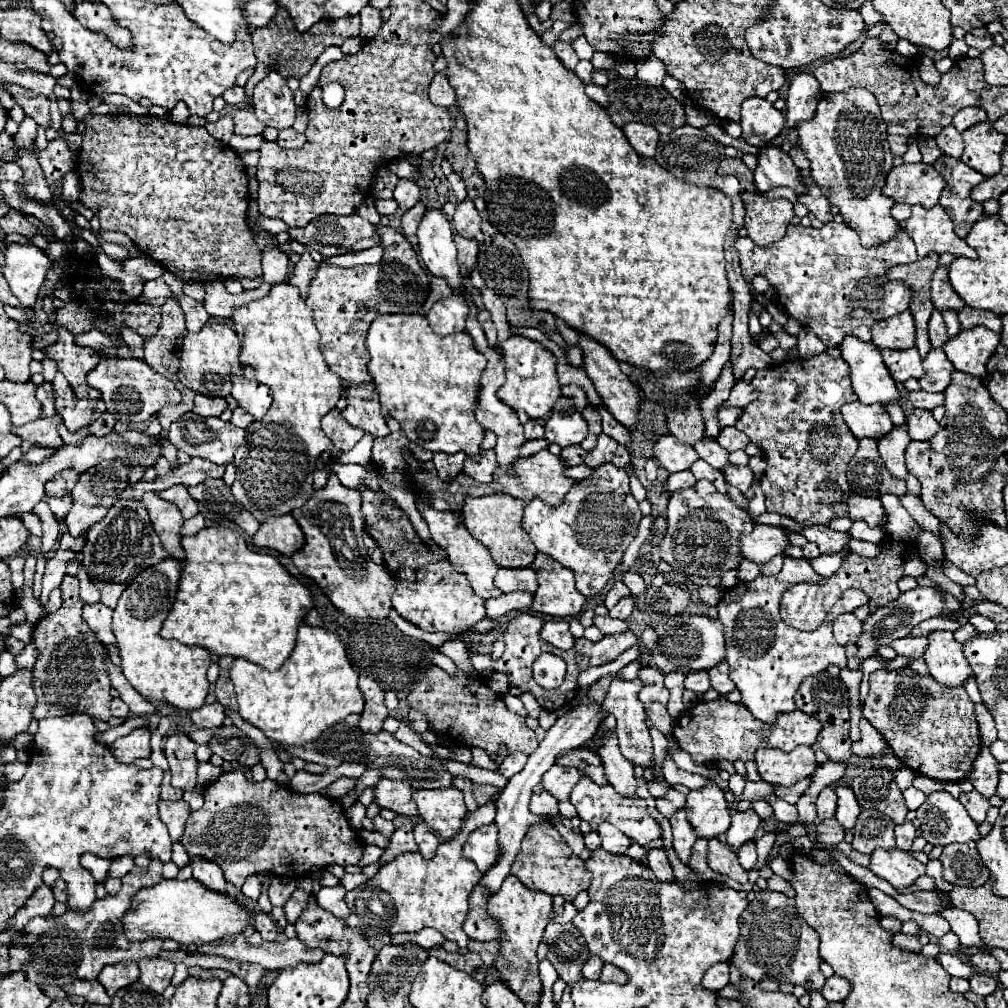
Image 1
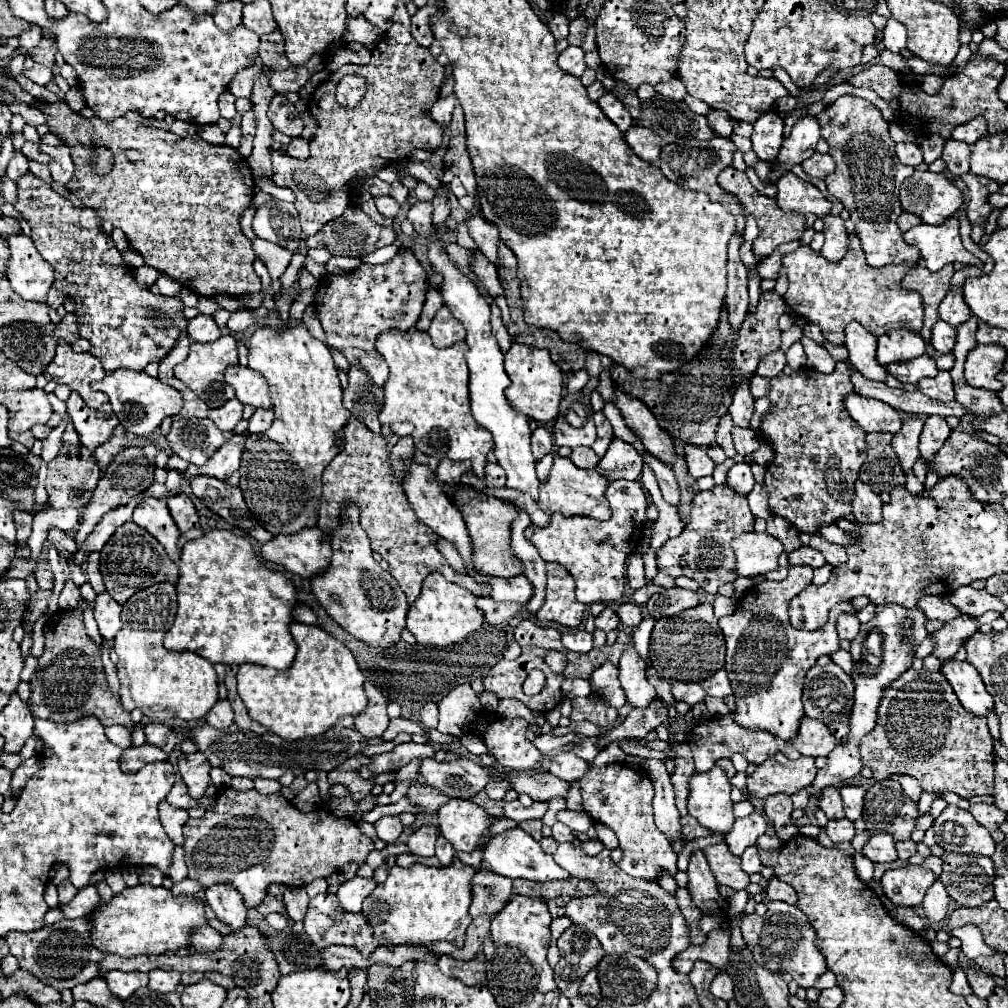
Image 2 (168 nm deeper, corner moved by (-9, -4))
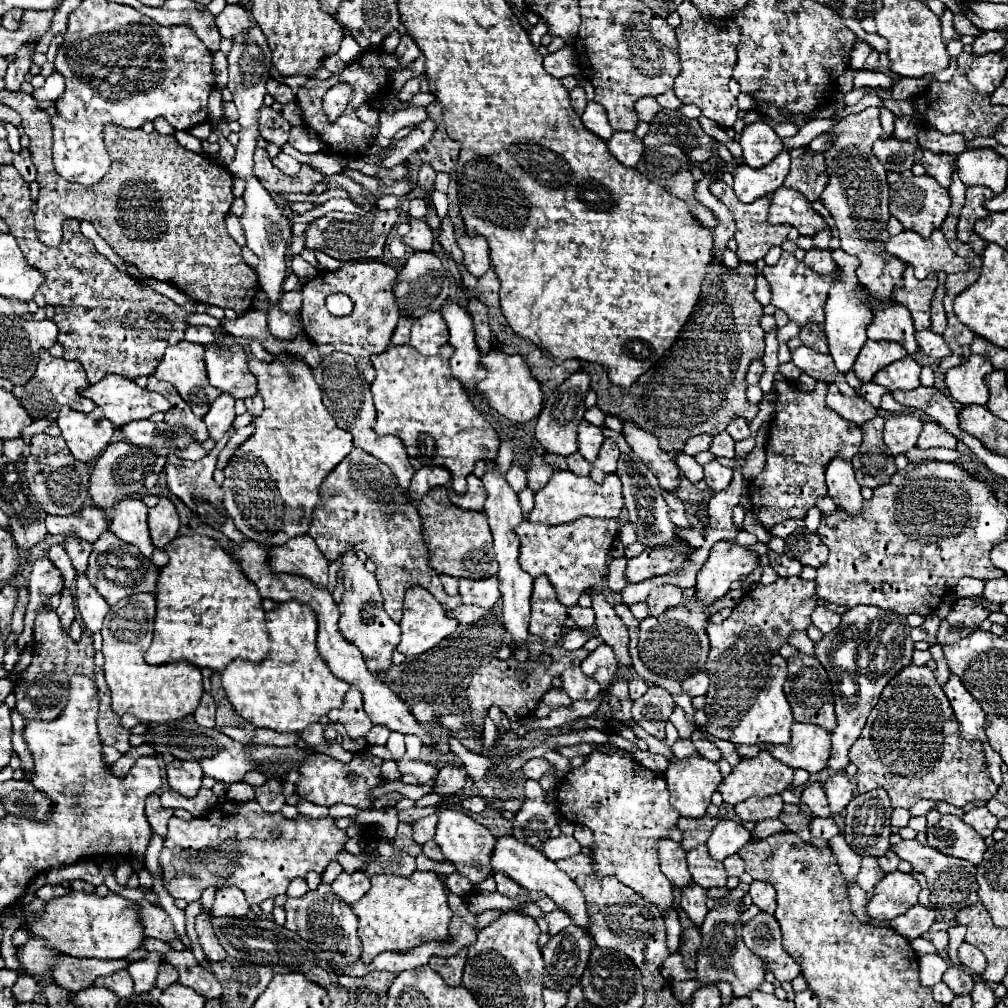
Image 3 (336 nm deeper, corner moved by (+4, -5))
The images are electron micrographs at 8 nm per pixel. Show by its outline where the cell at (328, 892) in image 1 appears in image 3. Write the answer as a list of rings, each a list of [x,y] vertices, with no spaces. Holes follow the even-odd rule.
[[[342,872],[334,882],[332,882],[334,894],[338,894],[346,904],[354,904],[360,900],[368,890],[370,890],[370,878],[364,872],[354,872],[346,874]]]

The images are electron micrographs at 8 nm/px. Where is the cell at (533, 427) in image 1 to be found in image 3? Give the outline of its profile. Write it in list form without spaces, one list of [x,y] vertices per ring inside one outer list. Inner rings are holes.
[[[514,464],[514,466],[508,470],[506,478],[508,478],[508,484],[512,486],[514,492],[522,492],[522,490],[526,488],[526,472],[524,472],[522,466],[516,466],[516,464]]]

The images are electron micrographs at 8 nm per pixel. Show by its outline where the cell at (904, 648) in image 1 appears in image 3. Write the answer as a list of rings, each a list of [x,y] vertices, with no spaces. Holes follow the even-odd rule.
[[[958,598],[950,614],[940,624],[938,644],[958,642],[960,638],[978,630],[980,622],[986,620],[988,616],[990,616],[990,610],[984,604],[974,602],[972,598]]]

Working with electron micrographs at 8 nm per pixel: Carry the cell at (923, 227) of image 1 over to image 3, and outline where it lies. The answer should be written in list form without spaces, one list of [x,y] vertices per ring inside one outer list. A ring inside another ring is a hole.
[[[904,230],[886,242],[886,252],[910,264],[918,280],[924,280],[932,272],[956,274],[968,270],[968,262],[952,252],[940,230],[932,232],[930,238]]]

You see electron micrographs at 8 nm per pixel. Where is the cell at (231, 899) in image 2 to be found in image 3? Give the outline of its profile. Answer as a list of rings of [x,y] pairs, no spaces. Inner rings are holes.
[[[202,912],[196,916],[198,942],[210,962],[222,962],[226,958],[226,952],[224,952],[224,948],[220,948],[220,942],[216,940],[216,936],[212,936],[212,926],[208,924],[208,920],[212,920],[210,912]]]

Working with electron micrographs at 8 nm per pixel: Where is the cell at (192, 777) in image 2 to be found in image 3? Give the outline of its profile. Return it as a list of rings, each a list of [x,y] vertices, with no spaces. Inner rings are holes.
[[[172,760],[166,764],[166,776],[168,776],[168,786],[182,796],[196,796],[200,786],[202,786],[202,768],[196,762],[184,762],[184,760]]]

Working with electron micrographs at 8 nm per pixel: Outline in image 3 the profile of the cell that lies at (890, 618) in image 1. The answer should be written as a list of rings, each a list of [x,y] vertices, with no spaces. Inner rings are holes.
[[[854,606],[842,614],[842,622],[830,634],[814,644],[816,658],[826,668],[834,692],[838,726],[832,732],[832,756],[828,768],[832,772],[844,770],[848,760],[848,750],[858,740],[870,710],[876,706],[884,686],[906,666],[912,664],[914,642],[910,638],[910,626],[904,616],[882,610],[876,606]]]

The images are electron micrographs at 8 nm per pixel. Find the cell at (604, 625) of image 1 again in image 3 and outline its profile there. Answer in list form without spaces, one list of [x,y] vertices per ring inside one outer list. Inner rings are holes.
[[[576,604],[576,606],[568,608],[568,616],[576,622],[578,628],[588,630],[588,628],[594,626],[594,612],[592,612],[592,608],[582,608],[582,606]]]

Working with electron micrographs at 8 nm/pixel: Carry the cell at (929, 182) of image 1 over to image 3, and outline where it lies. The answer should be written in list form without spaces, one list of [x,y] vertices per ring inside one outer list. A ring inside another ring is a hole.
[[[926,174],[910,176],[910,178],[900,180],[890,186],[890,214],[894,218],[898,218],[906,230],[918,232],[924,238],[930,236],[936,228],[940,228],[940,224],[948,216],[948,208],[950,208],[948,190],[940,188],[940,184],[936,184],[936,180],[932,180]]]

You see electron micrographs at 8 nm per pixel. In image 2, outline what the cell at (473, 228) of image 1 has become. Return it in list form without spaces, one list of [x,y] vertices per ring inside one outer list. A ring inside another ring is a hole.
[[[473,215],[467,223],[469,223],[469,235],[477,243],[479,251],[489,261],[495,263],[495,259],[497,259],[497,243],[499,243],[497,227],[493,227],[493,223],[489,223],[483,215]]]

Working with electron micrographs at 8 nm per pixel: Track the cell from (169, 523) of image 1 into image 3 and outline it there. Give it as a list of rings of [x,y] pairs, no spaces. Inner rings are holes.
[[[124,498],[114,506],[110,532],[116,534],[126,544],[132,544],[140,550],[142,556],[150,558],[154,548],[148,536],[148,508],[140,498]]]

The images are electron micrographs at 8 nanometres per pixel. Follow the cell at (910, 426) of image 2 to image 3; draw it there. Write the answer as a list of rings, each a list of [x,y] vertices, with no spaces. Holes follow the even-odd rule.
[[[892,414],[884,424],[884,444],[892,454],[908,452],[916,446],[916,440],[922,432],[922,420],[914,414]]]

